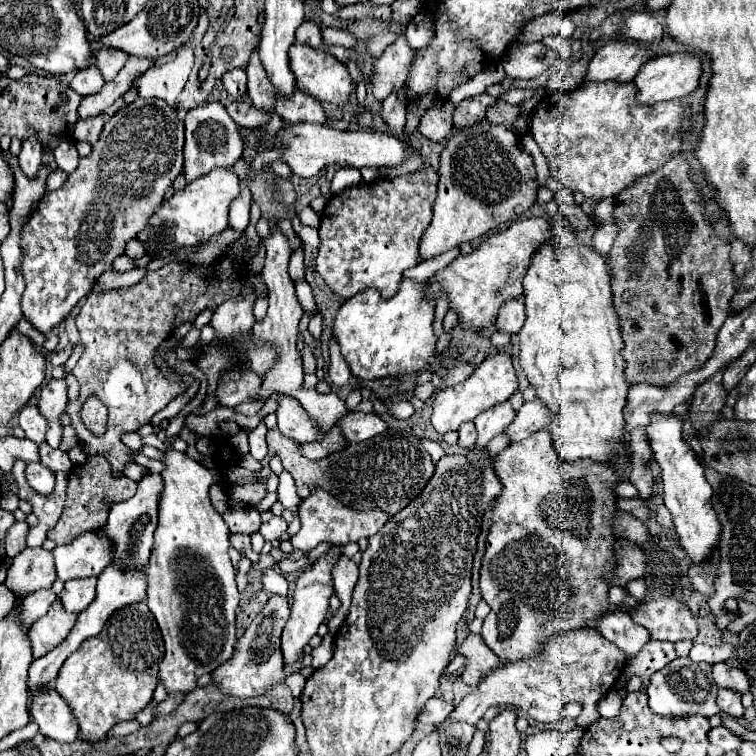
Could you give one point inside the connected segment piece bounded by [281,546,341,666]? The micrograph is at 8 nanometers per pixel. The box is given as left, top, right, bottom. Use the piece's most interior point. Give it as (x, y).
(314, 588)

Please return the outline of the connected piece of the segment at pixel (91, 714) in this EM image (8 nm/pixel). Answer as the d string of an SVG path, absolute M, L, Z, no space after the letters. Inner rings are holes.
M143 600L117 610L97 636L87 638L79 650L65 660L55 680L55 690L69 704L85 742L101 742L117 722L135 718L135 714L153 700L153 692L159 684L161 658L163 638Z

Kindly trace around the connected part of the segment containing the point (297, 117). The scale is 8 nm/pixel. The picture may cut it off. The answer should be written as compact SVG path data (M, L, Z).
M295 88L291 98L277 98L275 110L281 118L285 118L291 124L297 124L297 122L323 124L325 122L325 112L319 100L301 92L299 88Z

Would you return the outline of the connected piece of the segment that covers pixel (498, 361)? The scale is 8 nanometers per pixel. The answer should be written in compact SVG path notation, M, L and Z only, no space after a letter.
M507 354L489 356L481 362L481 366L465 382L459 382L457 386L449 386L449 388L439 390L435 394L431 424L439 434L445 434L449 430L459 430L459 426L463 422L475 420L477 414L485 412L493 404L507 400L515 390L517 390L517 376L515 376L515 368L511 364L511 358Z

